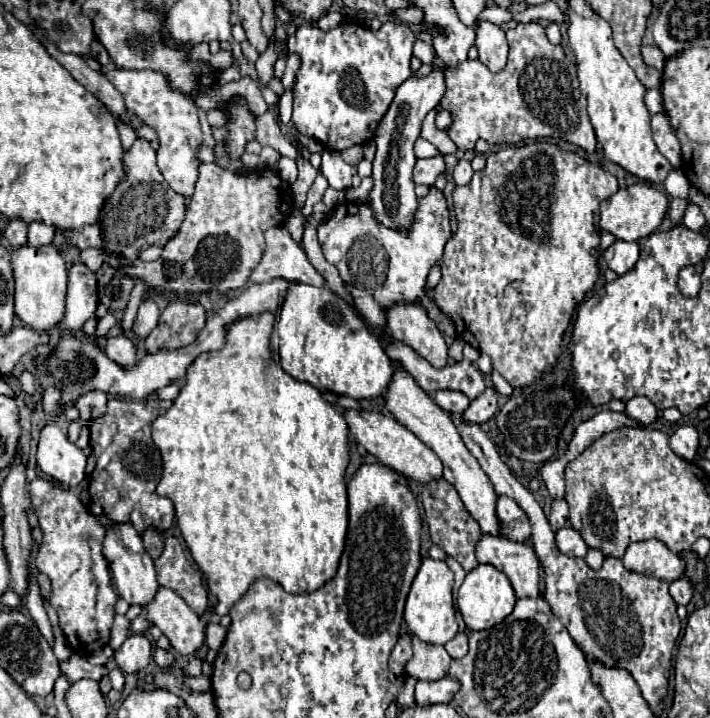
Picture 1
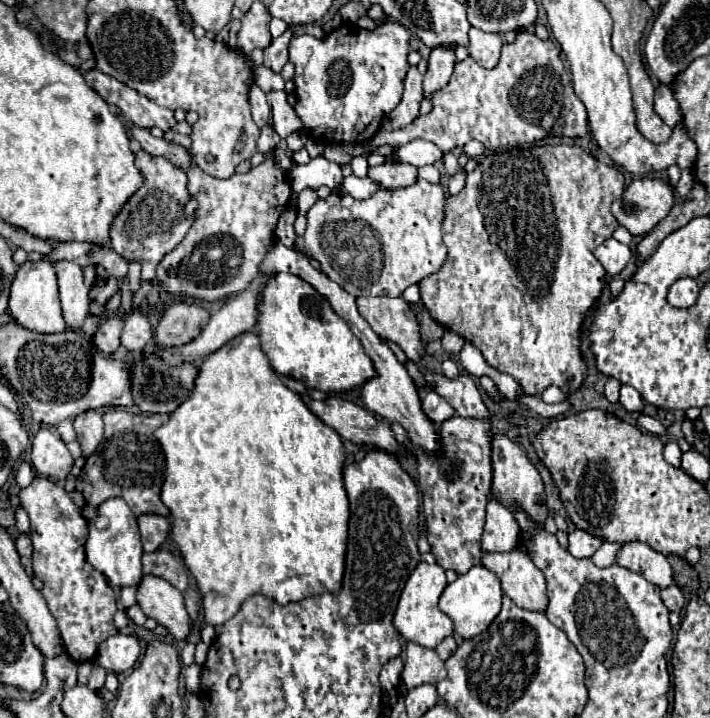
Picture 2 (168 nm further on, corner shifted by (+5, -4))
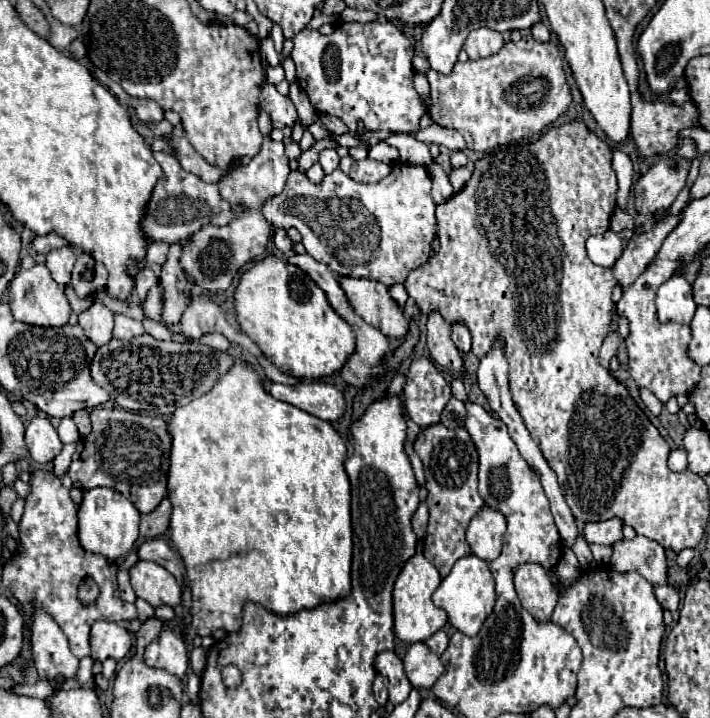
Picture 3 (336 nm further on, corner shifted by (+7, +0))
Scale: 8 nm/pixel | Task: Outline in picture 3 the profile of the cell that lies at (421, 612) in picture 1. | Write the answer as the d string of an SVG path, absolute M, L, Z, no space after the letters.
M421 553L413 555L403 571L399 573L393 589L393 617L395 617L395 635L407 643L427 641L433 633L437 633L447 623L447 613L443 609L437 609L431 601L433 591L439 587L441 575L435 569L431 561L427 561Z

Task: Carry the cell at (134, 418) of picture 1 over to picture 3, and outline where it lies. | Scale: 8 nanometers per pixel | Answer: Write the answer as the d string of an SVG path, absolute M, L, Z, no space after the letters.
M117 407L93 409L91 423L93 423L93 431L83 439L85 449L81 453L81 459L73 461L67 471L73 481L73 487L79 487L81 491L89 491L93 487L109 487L131 499L131 503L139 509L139 513L151 513L167 497L167 469L169 469L169 449L171 449L167 423L159 415L147 415L147 413L127 411Z

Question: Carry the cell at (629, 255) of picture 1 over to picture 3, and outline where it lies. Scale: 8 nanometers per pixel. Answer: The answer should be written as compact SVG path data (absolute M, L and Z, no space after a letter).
M615 231L593 235L587 239L587 255L595 265L613 267L623 253L623 239Z

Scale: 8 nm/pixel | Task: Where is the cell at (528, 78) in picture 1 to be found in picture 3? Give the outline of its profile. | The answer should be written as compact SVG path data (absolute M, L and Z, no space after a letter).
M523 35L519 43L505 43L499 53L487 59L457 63L449 75L429 69L426 77L431 96L427 113L433 123L459 131L467 147L479 153L487 153L507 141L533 137L565 115L573 103L559 47L541 43L533 35Z

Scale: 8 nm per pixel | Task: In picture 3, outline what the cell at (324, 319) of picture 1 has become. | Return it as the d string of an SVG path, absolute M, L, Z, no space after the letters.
M275 255L243 273L235 291L235 311L241 329L259 345L263 355L279 371L297 379L315 381L339 373L355 353L353 327L335 313L313 279Z

